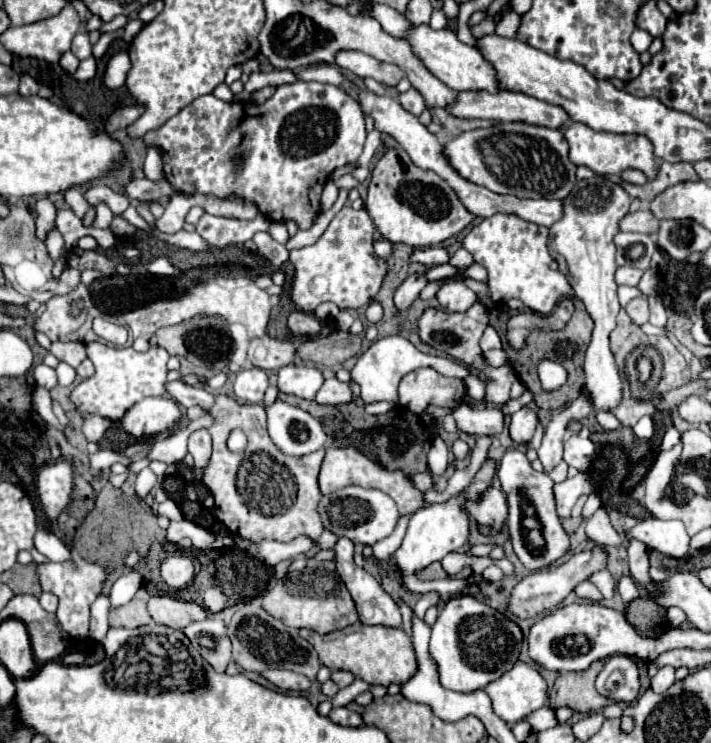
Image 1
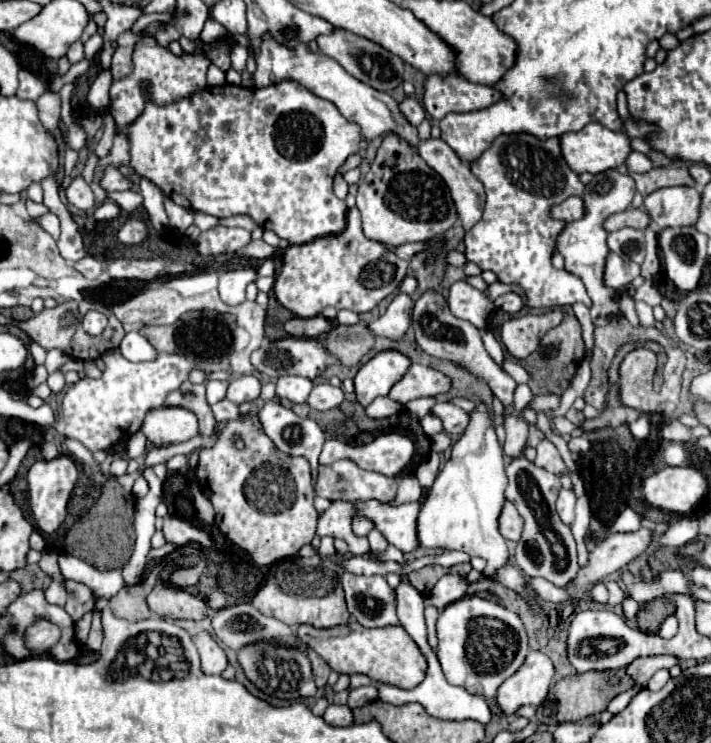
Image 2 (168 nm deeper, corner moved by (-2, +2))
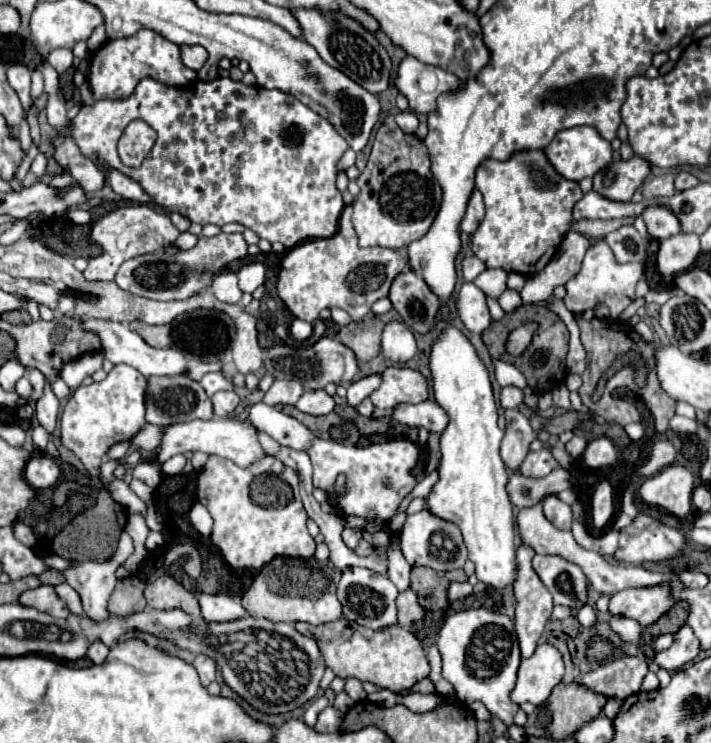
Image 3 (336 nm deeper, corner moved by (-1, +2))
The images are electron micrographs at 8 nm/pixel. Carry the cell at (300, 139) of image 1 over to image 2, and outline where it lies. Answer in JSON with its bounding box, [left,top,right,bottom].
[127,79,361,245]

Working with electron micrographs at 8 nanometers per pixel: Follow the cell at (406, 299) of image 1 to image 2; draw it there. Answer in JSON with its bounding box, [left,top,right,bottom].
[369,293,413,339]

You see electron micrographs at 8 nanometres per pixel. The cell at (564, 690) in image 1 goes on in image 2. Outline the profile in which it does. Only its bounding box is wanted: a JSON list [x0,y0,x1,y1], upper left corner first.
[537,671,623,725]

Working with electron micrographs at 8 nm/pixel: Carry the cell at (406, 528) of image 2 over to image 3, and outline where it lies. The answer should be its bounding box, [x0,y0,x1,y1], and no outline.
[400,509,466,571]

